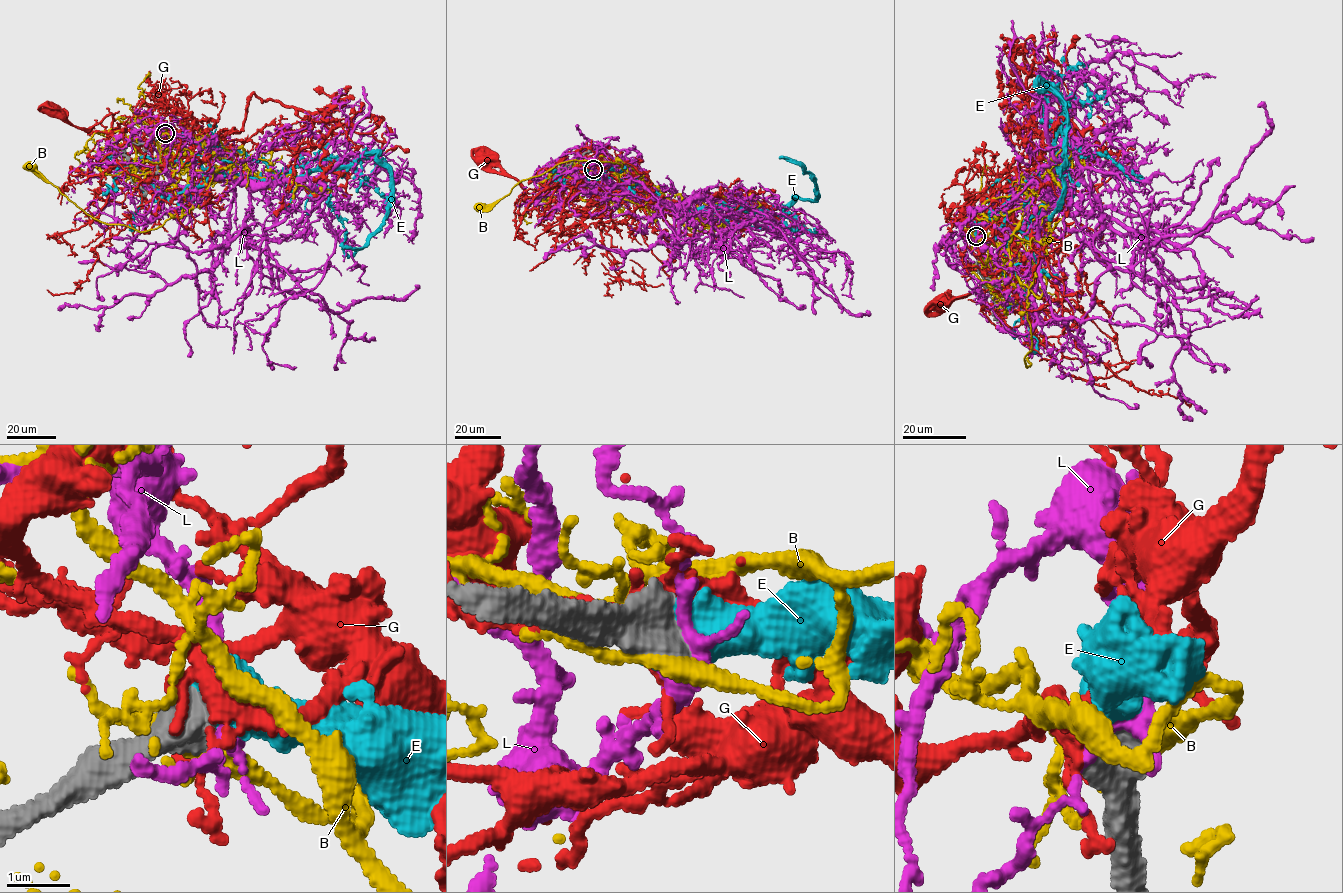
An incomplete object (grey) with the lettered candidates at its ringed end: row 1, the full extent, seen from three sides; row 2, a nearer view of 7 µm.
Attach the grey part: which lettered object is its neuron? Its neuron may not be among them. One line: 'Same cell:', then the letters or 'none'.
Same cell: E

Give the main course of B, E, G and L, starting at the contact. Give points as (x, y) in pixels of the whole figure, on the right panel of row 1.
B: (977, 238), (982, 235), (966, 234), (982, 230), (1008, 253), (1024, 290), (1032, 347), (1026, 367), (1031, 341)
E: (976, 237), (1066, 154), (1075, 95), (1054, 144), (1061, 191), (1004, 248), (1006, 291), (1026, 315), (1014, 339)
G: (974, 238), (995, 213), (1002, 227), (998, 238), (1021, 241), (1001, 236), (996, 271), (975, 291), (942, 299)
L: (976, 237), (1021, 265), (1054, 202), (1127, 213), (1136, 236), (1104, 219), (1090, 243), (1156, 282), (1193, 420)

